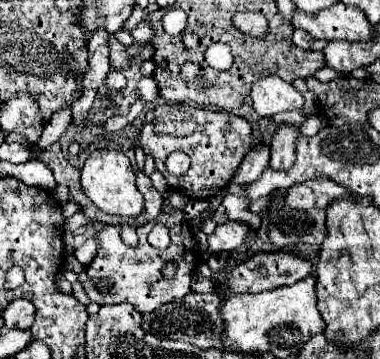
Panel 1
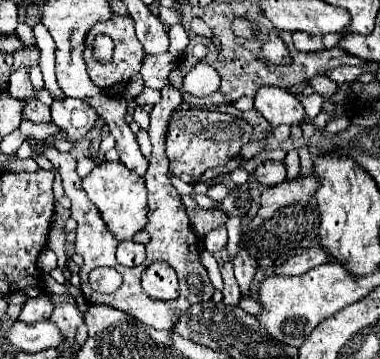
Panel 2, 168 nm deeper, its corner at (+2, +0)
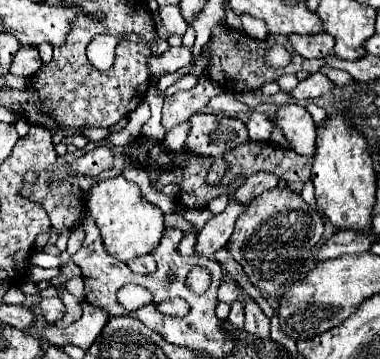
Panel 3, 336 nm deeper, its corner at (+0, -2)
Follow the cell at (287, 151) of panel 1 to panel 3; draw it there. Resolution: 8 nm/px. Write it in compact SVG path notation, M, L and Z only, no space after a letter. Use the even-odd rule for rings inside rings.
M256 173L256 175L250 175L244 185L236 191L236 199L240 203L252 203L254 197L258 197L260 193L268 191L268 189L274 189L278 185L278 177L272 175L272 173Z

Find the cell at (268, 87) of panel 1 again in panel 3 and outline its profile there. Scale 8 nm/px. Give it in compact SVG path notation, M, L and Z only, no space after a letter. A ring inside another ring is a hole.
M282 105L274 117L276 125L284 131L290 147L300 155L314 155L316 145L316 125L306 107Z

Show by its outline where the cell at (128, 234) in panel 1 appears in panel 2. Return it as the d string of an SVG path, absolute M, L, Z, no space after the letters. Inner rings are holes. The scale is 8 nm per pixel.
M122 241L118 245L118 253L116 259L120 265L124 267L136 267L142 265L146 259L146 249L142 243L134 243L134 241Z

